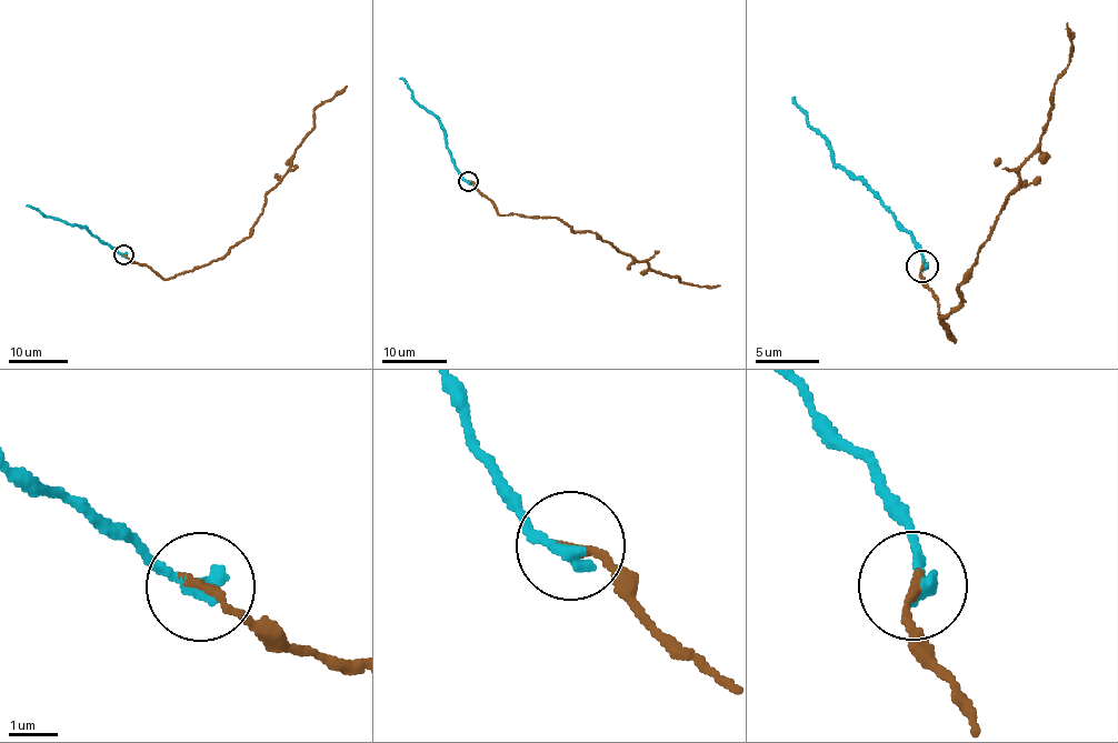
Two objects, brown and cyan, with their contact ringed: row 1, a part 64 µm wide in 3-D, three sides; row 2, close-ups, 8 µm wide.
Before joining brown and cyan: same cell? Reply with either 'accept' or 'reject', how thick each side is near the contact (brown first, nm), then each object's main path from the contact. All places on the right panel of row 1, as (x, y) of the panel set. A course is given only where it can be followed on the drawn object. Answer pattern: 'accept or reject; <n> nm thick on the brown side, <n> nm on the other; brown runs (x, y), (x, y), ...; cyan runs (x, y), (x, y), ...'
accept; 200 nm thick on the brown side, 320 nm on the other; brown runs (922, 267), (957, 340), (938, 321), (961, 301), (955, 290), (1037, 148), (1071, 49), (1067, 23); cyan runs (922, 267), (925, 259), (906, 229), (861, 180), (852, 180), (834, 161), (826, 142), (811, 129), (794, 98)

